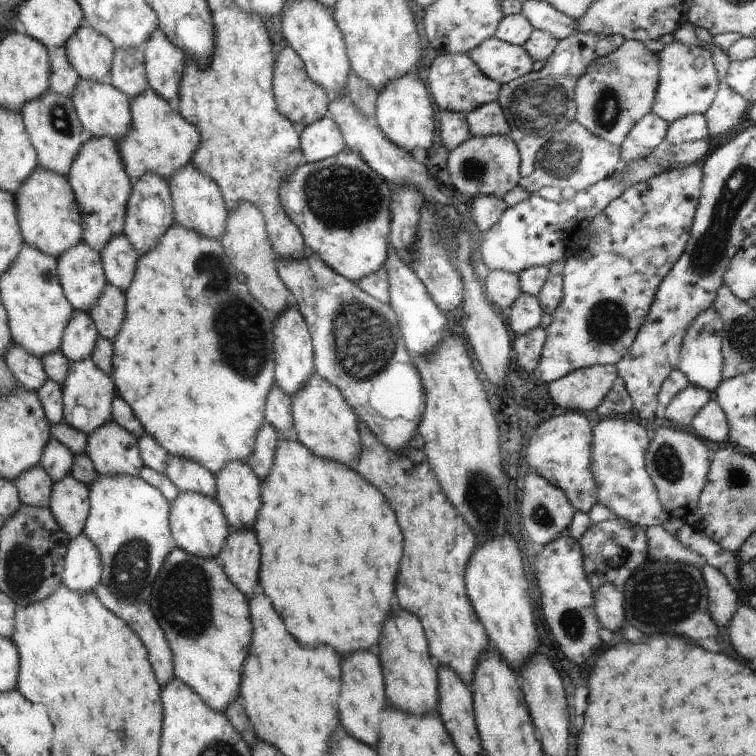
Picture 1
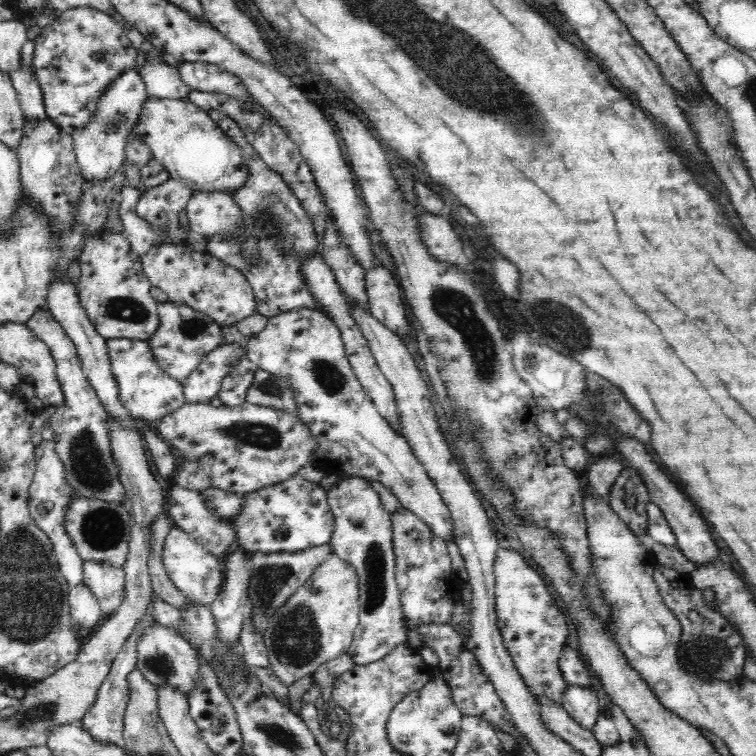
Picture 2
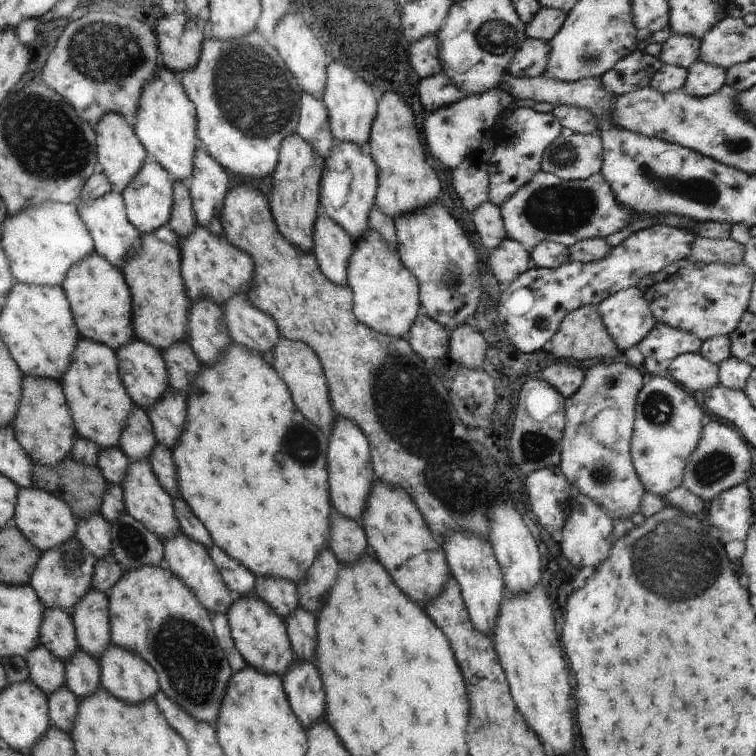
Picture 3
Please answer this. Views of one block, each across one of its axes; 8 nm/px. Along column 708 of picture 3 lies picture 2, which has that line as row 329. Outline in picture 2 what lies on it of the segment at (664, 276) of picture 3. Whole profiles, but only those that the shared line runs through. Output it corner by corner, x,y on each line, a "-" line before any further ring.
300,307
270,318
264,330
251,335
246,355
264,371
288,377
298,403
298,416
308,425
317,447
311,464
336,468
338,475
351,474
377,480
392,490
402,506
424,520
432,533
447,544
454,537
454,523
436,485
413,453
409,442
396,433
379,413
357,379
346,356
340,329
319,310

